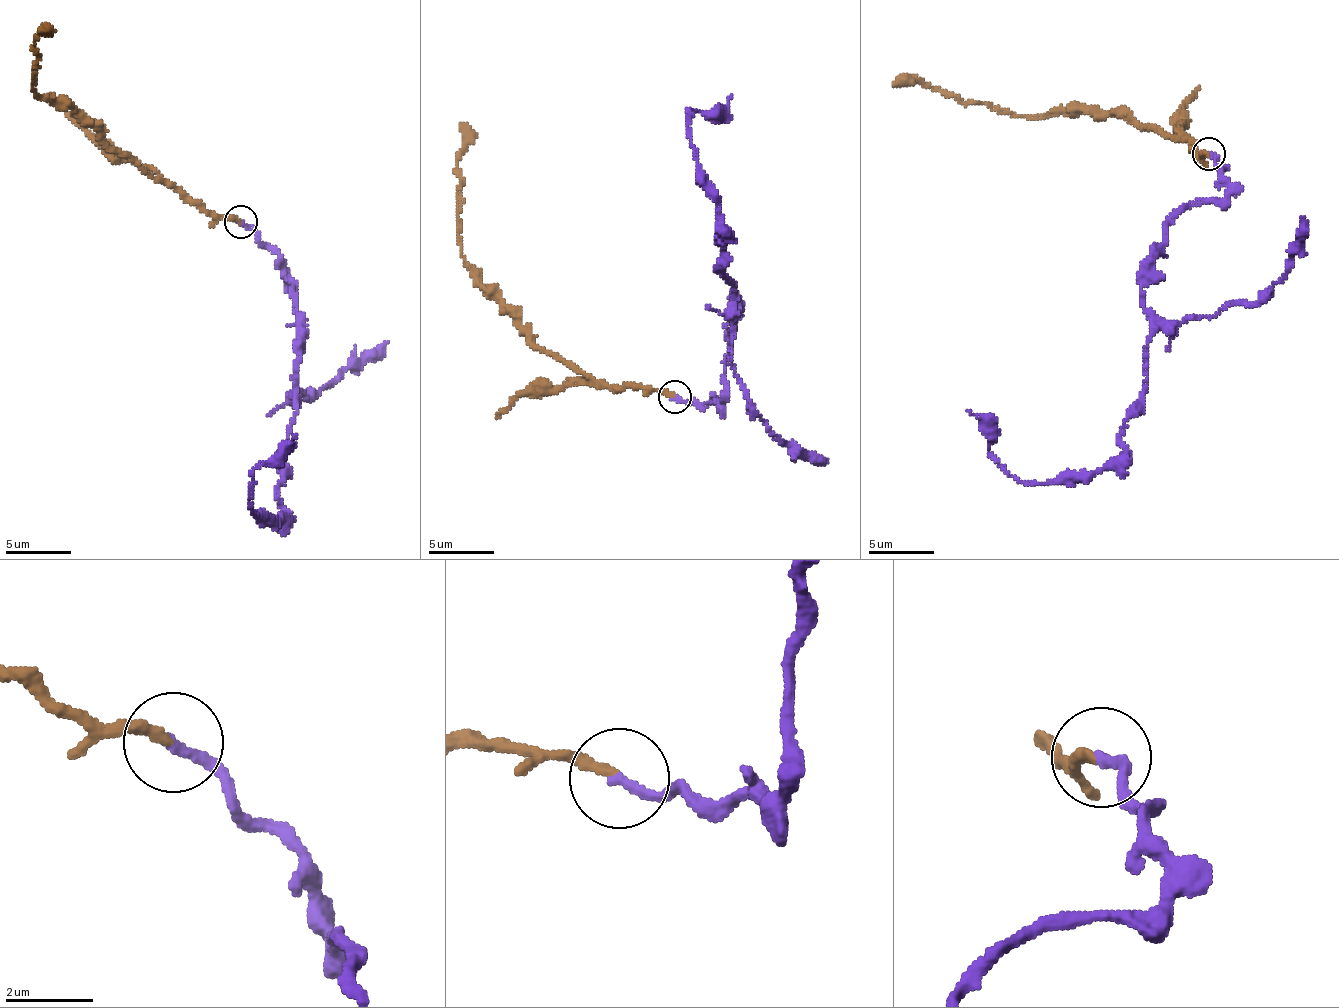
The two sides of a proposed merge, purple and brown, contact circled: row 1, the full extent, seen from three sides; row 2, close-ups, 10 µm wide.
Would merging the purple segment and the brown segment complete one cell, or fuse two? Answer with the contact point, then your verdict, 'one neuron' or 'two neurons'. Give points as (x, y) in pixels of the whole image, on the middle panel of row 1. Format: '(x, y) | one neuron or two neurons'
(674, 397) | one neuron

